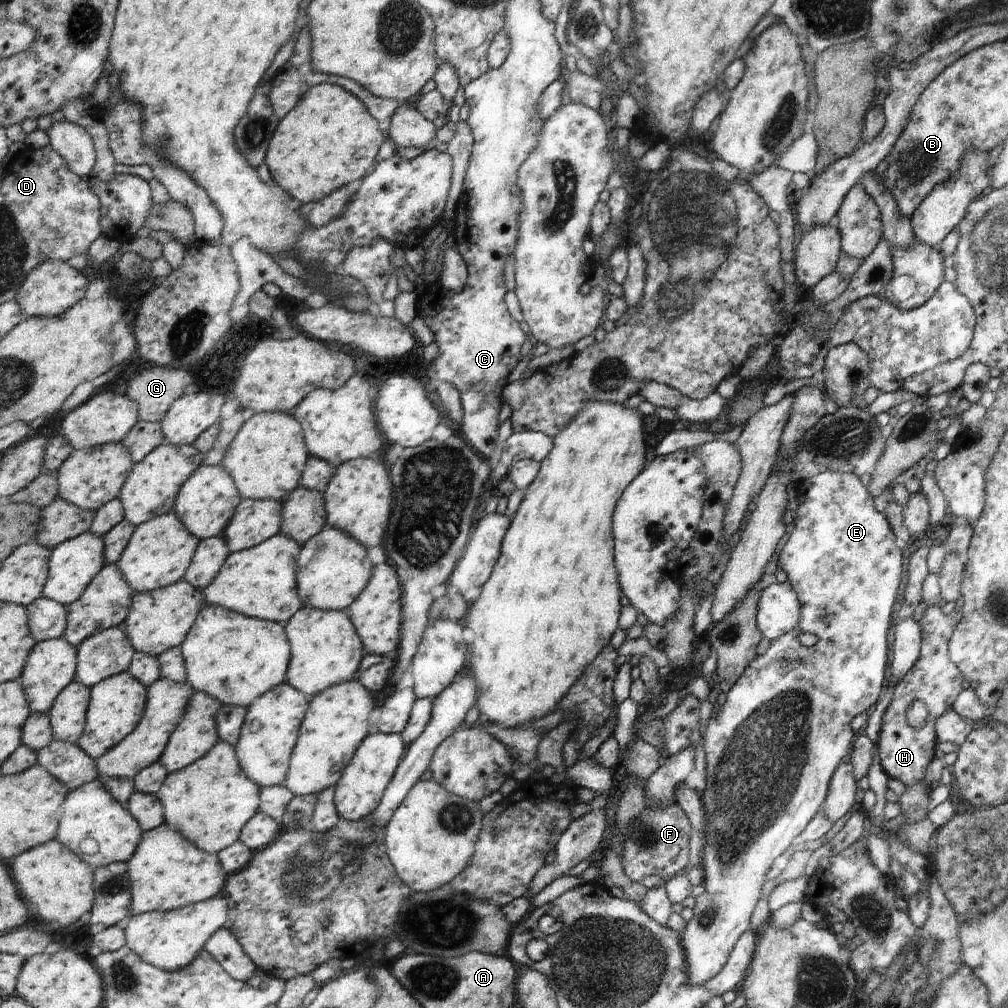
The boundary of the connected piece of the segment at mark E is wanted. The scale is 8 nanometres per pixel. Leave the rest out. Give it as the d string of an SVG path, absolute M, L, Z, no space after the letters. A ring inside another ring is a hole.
M825 470L825 472L798 481L795 498L797 499L797 510L793 512L793 520L790 528L788 528L789 538L783 544L777 556L776 564L787 574L787 582L793 588L793 592L797 594L801 608L799 622L787 634L771 639L765 654L757 655L749 661L745 670L741 672L741 676L725 693L725 702L719 707L714 706L714 710L707 720L707 724L705 724L705 730L700 734L703 743L701 748L703 748L705 759L705 784L707 784L705 790L715 792L715 794L703 794L700 798L704 810L703 838L706 840L701 854L704 891L694 898L692 919L686 924L685 930L681 932L681 946L685 950L689 980L693 984L707 982L717 975L721 968L724 968L732 948L739 942L740 936L749 928L749 916L751 916L757 900L762 897L761 885L766 881L765 873L771 868L773 860L777 856L785 854L789 845L794 844L798 834L807 826L809 820L817 814L817 810L820 810L833 771L849 754L854 733L849 727L849 722L857 714L865 712L871 704L877 702L879 692L881 692L881 684L883 684L885 662L887 662L887 630L889 630L889 624L891 624L891 608L893 608L893 602L895 602L895 592L899 590L899 582L901 582L901 574L903 574L905 553L898 545L895 535L891 532L889 523L883 518L883 513L877 512L873 508L874 498L867 494L867 490L861 485L857 475L849 472ZM799 634L813 634L817 637L817 641L811 648L803 646L797 640Z

